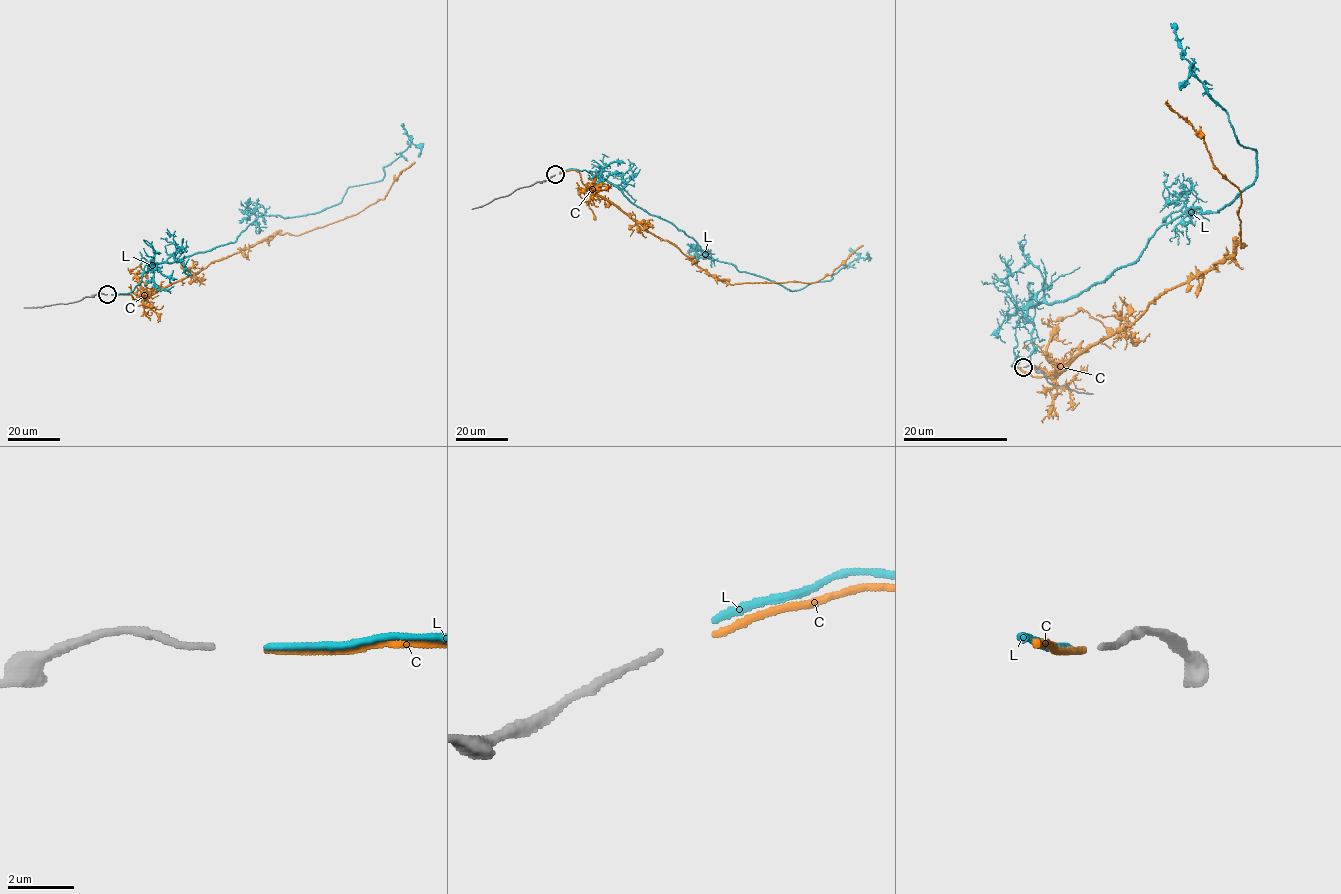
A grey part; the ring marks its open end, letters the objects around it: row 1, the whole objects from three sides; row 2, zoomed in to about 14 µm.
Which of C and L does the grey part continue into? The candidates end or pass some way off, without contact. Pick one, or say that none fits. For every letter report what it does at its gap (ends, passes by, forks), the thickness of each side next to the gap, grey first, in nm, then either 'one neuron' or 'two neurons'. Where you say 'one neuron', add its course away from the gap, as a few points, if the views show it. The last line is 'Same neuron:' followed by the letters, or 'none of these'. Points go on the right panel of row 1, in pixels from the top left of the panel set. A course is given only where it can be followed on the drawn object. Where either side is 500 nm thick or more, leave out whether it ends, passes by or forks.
C: it ends | 190/180 nm | one neuron | via (1020, 367), (1053, 378), (1159, 295), (1244, 246), (1240, 191), (1166, 101)
L: it ends | 190/200 nm | two neurons
Same neuron: C

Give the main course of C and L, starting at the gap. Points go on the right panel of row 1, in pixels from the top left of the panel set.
C: (1020, 367), (1053, 378), (1159, 295), (1244, 246), (1240, 191), (1166, 101)
L: (1019, 367), (1030, 306), (1078, 295), (1162, 225), (1217, 212), (1256, 178), (1254, 150), (1170, 23)

